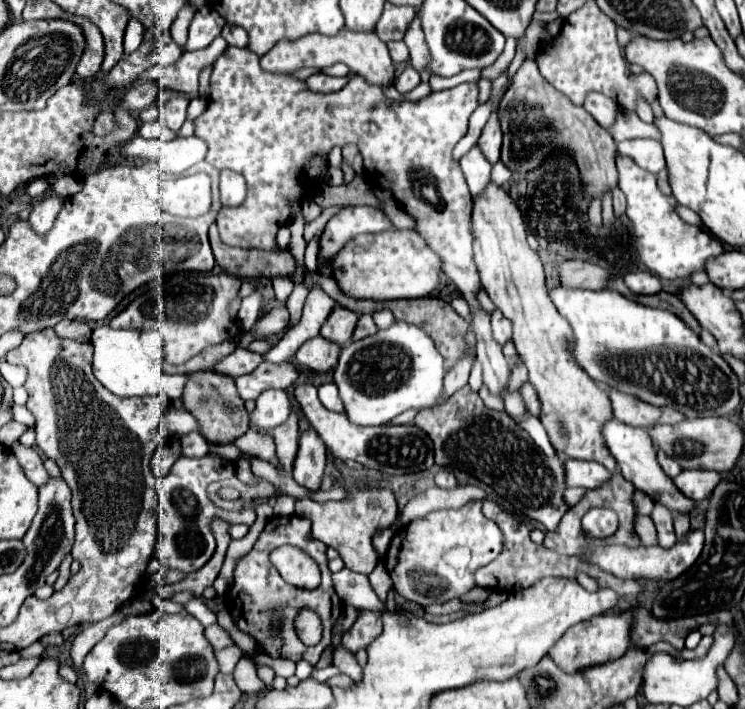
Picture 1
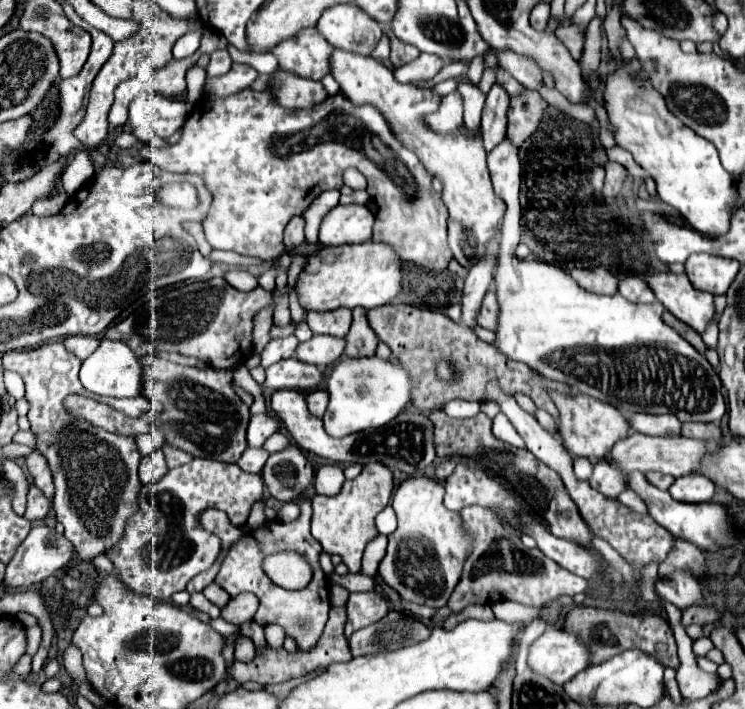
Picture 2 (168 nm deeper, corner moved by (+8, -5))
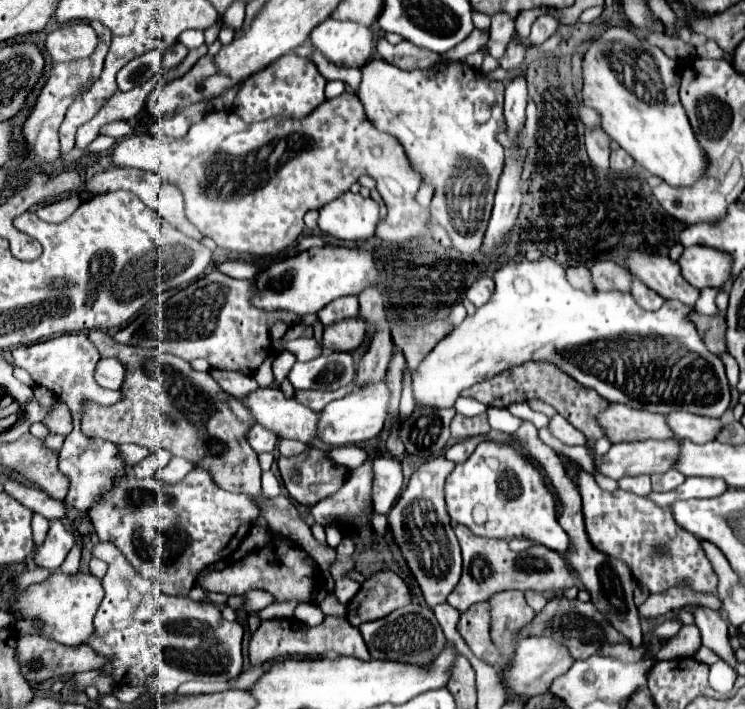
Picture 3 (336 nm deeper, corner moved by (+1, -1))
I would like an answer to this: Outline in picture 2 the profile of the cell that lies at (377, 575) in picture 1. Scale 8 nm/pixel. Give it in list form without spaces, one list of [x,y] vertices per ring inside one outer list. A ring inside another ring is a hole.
[[[371,590],[371,592],[353,592],[347,602],[347,626],[345,626],[345,636],[349,638],[355,630],[365,628],[369,624],[375,624],[389,612],[387,600]]]

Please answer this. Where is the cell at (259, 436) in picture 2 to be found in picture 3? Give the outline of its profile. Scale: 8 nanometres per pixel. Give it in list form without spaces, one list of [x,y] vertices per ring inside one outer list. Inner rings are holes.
[[[252,424],[250,430],[248,430],[248,434],[246,434],[246,438],[248,438],[248,444],[252,446],[252,450],[256,454],[272,452],[276,448],[276,442],[278,442],[278,438],[270,430],[266,430],[264,426],[260,426],[260,424]]]

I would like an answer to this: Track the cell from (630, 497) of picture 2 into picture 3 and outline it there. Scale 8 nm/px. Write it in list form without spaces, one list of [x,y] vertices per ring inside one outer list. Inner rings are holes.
[[[686,478],[684,484],[680,484],[676,490],[670,492],[652,492],[648,498],[656,502],[658,506],[670,508],[672,502],[678,500],[692,500],[692,498],[716,498],[724,494],[728,484],[724,484],[720,478]]]

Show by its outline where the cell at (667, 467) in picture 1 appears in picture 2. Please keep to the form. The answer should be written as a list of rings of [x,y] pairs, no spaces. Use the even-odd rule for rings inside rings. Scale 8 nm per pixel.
[[[649,472],[649,474],[647,474],[647,480],[649,480],[653,486],[657,486],[657,488],[661,488],[661,490],[667,490],[667,488],[673,484],[675,478],[669,478],[669,476],[657,474],[657,472]]]

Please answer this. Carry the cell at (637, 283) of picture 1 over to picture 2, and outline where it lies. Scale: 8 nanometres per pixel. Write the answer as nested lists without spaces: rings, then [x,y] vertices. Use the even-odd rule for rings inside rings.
[[[625,276],[625,278],[620,278],[618,292],[623,294],[623,298],[627,298],[629,302],[641,302],[641,304],[655,302],[655,294],[649,288],[647,280],[643,280],[639,276]]]

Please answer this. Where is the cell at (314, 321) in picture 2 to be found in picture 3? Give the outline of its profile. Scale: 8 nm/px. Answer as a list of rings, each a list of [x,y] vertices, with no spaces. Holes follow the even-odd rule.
[[[336,298],[336,302],[330,302],[328,306],[324,306],[324,310],[318,312],[318,318],[324,326],[354,316],[358,316],[358,298]]]

